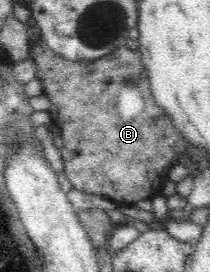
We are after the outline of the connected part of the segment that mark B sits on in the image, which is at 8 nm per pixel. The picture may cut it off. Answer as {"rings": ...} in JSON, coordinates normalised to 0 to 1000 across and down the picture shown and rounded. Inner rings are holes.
{"rings":[[[171,118],[143,158],[138,199],[162,224],[171,287],[200,309],[205,342],[243,368],[229,412],[248,449],[286,474],[281,537],[305,588],[305,625],[343,691],[429,710],[467,735],[533,732],[552,750],[600,754],[762,717],[805,618],[871,585],[867,559],[895,522],[852,485],[838,485],[805,426],[743,382],[667,188],[610,180],[600,169],[552,176],[524,199],[443,228],[400,228],[410,235],[410,265],[400,265],[400,243],[381,243],[381,228],[371,235],[352,235],[352,224],[324,228],[324,217],[257,191]],[[324,382],[333,390],[390,382],[400,449],[371,449],[381,441],[371,404],[324,404],[324,419],[343,412],[333,434],[286,426],[300,393],[319,393]]]}

